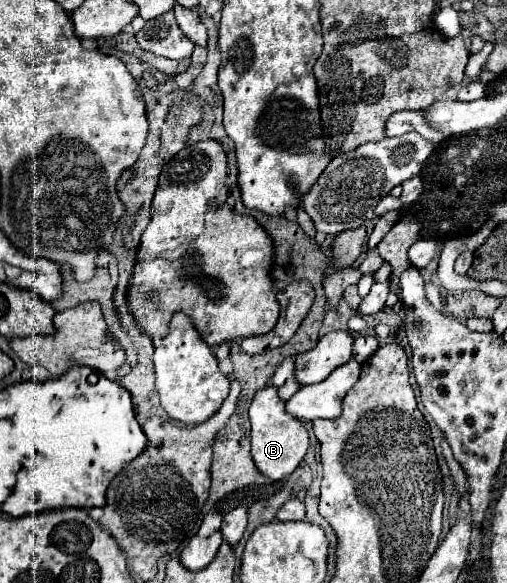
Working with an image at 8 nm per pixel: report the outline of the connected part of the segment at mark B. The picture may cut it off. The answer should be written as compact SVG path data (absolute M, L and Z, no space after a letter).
M265 387L257 391L249 407L249 419L251 419L251 457L255 467L275 481L291 475L309 447L309 433L301 421L285 413L285 401L279 399L275 387Z

